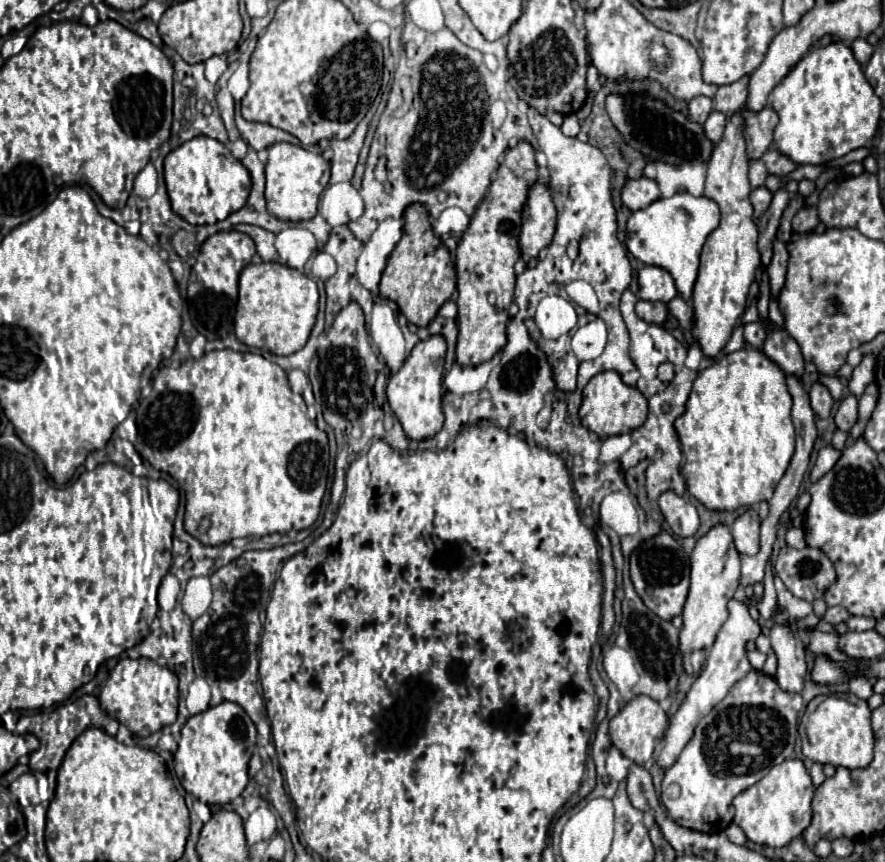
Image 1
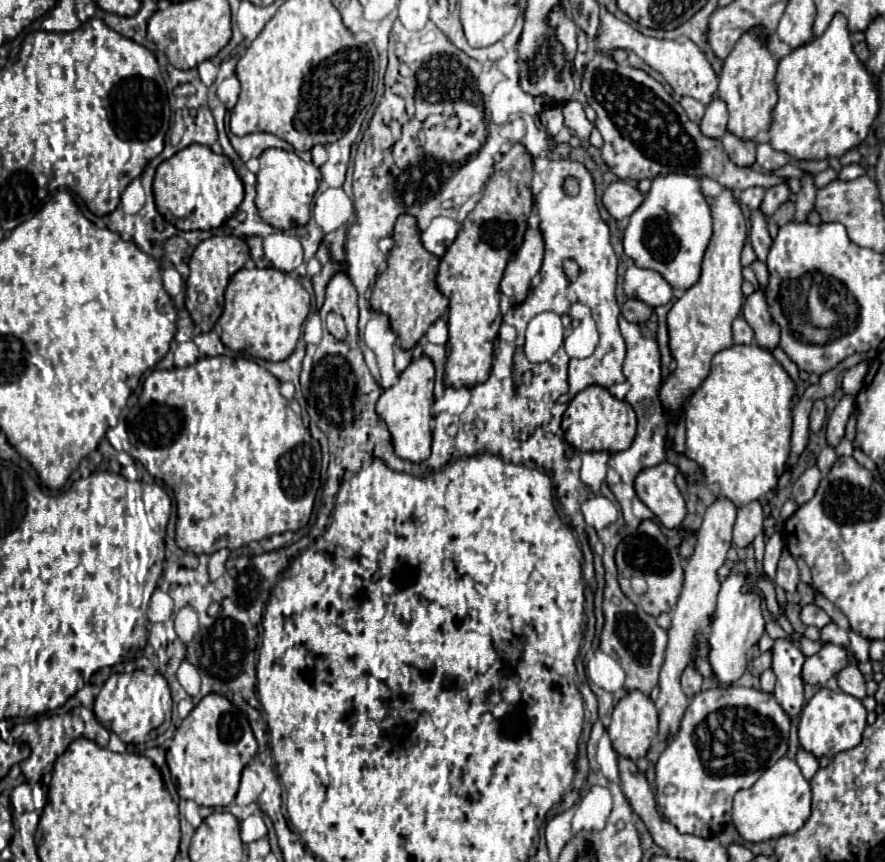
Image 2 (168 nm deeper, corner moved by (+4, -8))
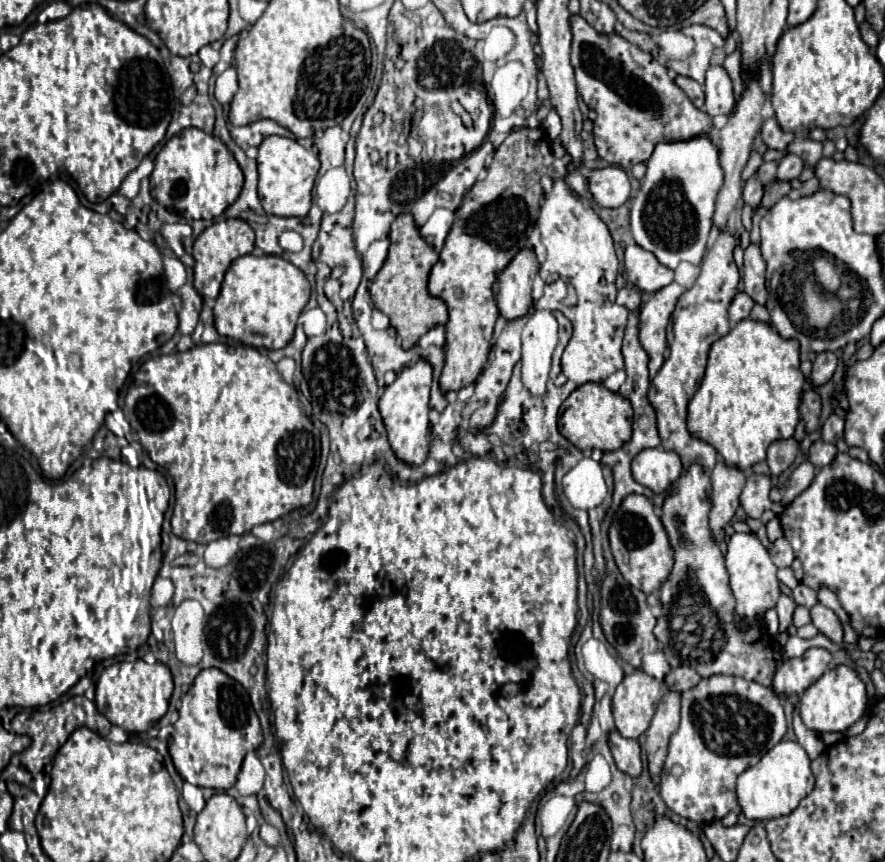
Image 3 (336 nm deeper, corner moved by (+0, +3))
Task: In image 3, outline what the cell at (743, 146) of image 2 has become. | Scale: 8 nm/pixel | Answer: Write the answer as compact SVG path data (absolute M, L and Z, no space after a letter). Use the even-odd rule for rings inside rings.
M734 51L734 53L730 53L726 57L724 69L728 71L728 75L730 75L732 83L734 83L734 99L738 103L740 101L740 95L744 91L744 83L742 83L742 75L740 75L740 53L738 51Z

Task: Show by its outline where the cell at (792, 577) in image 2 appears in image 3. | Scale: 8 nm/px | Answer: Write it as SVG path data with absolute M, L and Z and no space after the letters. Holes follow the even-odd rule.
M780 537L774 541L772 549L770 549L770 557L772 557L772 563L776 567L790 567L792 561L794 561L794 553L792 553L792 545Z

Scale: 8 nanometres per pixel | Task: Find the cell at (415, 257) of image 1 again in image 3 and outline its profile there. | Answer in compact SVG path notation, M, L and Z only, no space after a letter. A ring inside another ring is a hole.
M412 213L398 215L390 229L388 259L374 277L374 281L370 283L370 295L376 309L388 315L390 325L396 327L404 349L414 347L418 339L434 325L438 323L444 325L448 321L446 303L440 297L432 297L428 293L428 275L436 261L438 261L438 253L424 241L424 237L420 237Z

